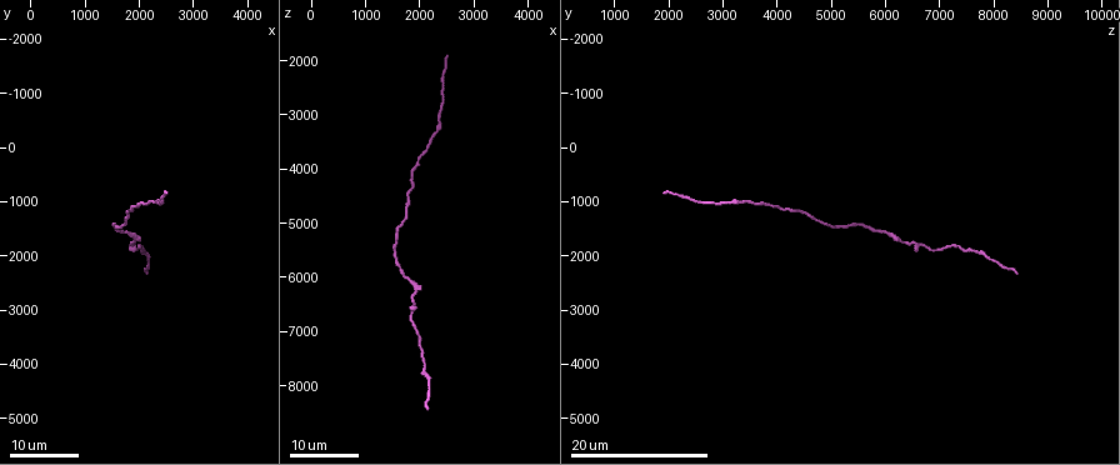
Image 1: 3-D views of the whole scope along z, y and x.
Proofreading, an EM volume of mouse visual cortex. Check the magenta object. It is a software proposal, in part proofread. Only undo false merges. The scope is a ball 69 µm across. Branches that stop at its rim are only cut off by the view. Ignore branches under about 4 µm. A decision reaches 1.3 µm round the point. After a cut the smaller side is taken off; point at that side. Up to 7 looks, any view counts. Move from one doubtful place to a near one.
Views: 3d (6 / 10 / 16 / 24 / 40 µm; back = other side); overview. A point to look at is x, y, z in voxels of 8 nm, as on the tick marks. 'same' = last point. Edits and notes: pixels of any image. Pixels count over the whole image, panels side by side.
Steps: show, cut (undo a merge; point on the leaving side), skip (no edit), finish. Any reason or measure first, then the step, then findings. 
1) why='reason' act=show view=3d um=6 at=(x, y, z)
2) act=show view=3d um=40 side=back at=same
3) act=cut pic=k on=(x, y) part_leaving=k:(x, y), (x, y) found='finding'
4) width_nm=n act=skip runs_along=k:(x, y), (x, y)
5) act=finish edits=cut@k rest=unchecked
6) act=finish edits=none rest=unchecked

why='sudden change in width' act=show view=3d um=24 at=(1950, 1650, 6250)

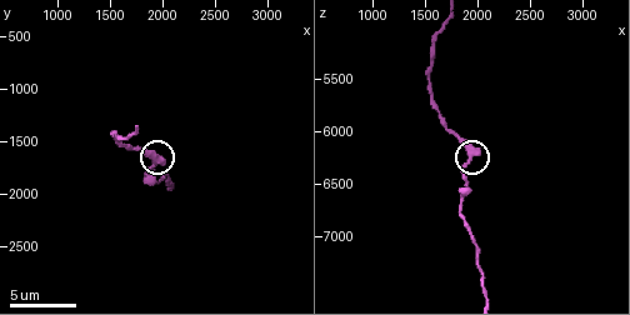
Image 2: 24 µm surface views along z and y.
why='closer look' act=show view=3d um=6 at=same

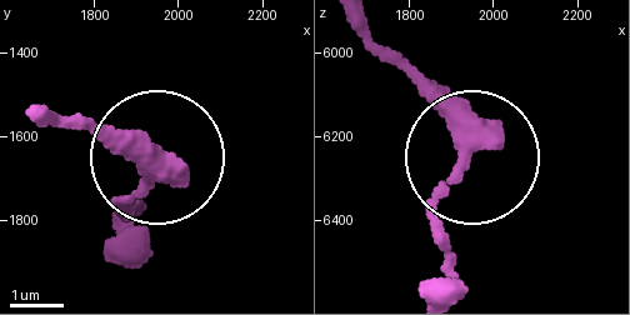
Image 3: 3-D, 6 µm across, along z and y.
act=skip found='one neuron here'

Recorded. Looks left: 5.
why='calibre changes' act=show view=3d um=16 at=(2100, 1900, 7600)

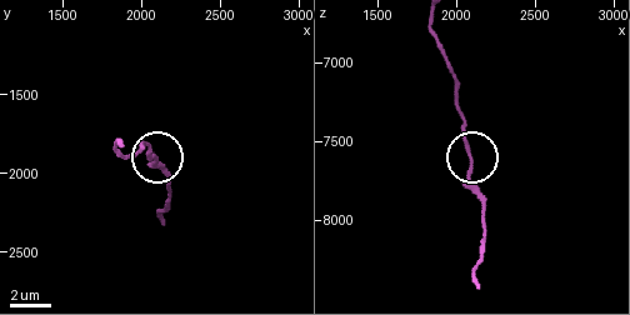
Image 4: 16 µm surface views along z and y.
act=show view=3d um=10 at=(2080, 1920, 7620)

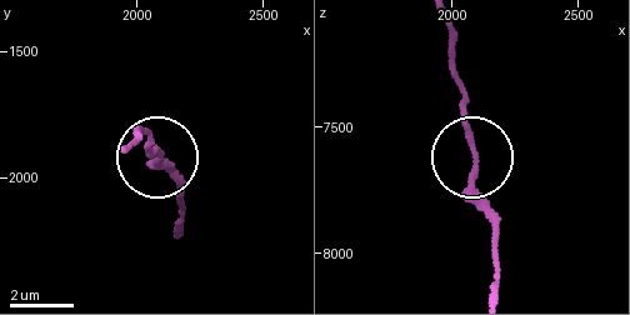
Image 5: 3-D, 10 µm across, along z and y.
act=skip runs_along=5:(444, 21), (455, 46), (471, 191), (495, 229) found='continuous, no second neuron'

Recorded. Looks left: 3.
act=show view=3d um=16 at=(1500, 1450, 5250)

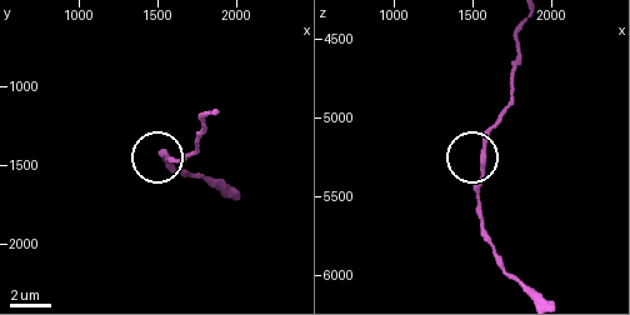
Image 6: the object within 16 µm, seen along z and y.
act=show view=3d um=10 at=same

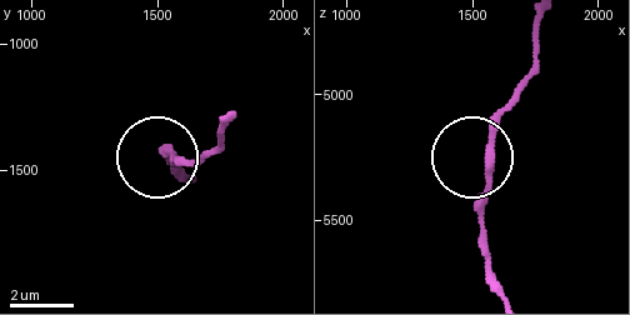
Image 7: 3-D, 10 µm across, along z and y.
act=skip runs_along=7:(494, 154), (494, 119), (534, 74) found='one neuron here'

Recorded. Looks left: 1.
act=finish edits=none rest=unchecked

